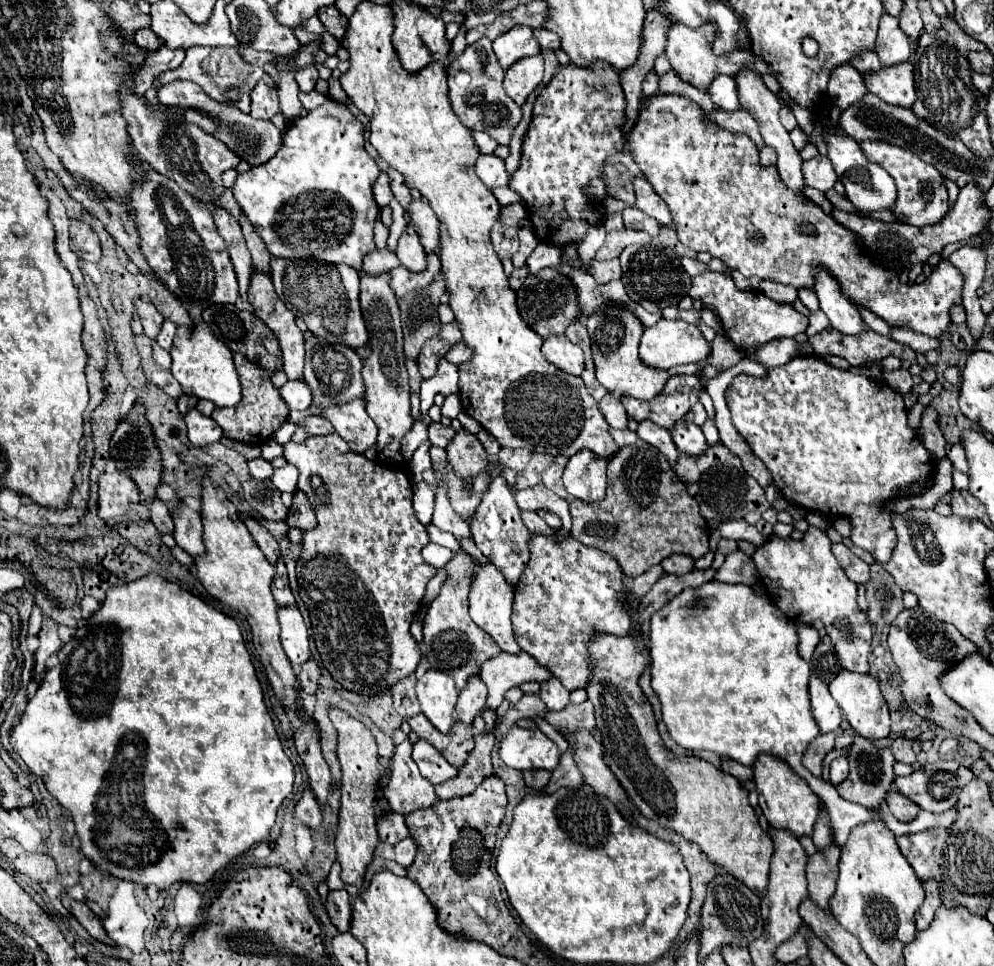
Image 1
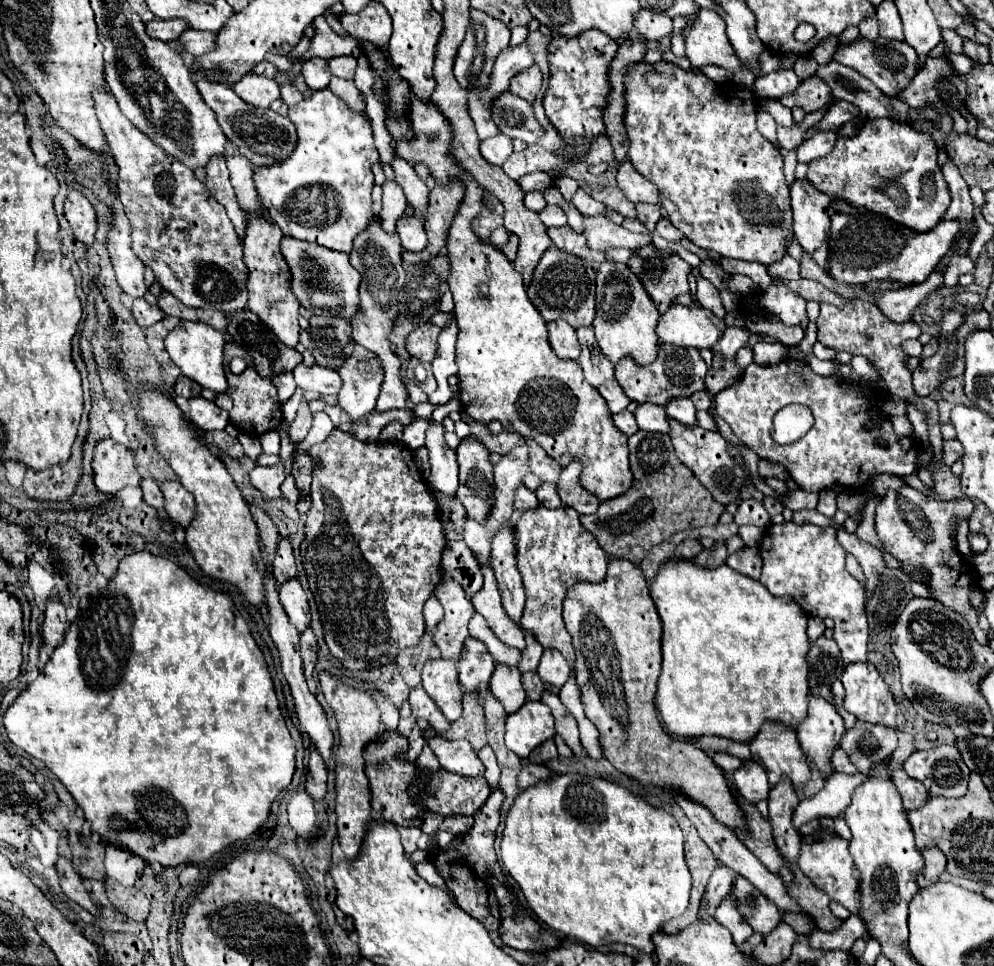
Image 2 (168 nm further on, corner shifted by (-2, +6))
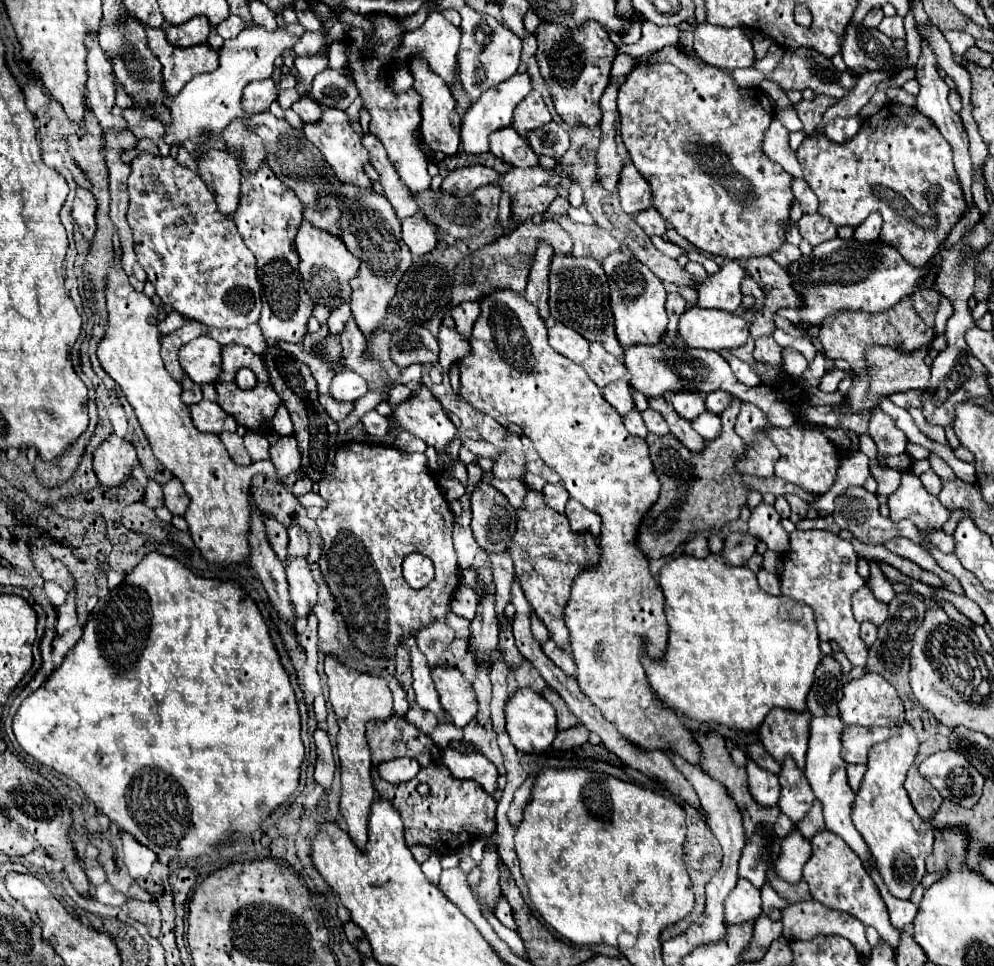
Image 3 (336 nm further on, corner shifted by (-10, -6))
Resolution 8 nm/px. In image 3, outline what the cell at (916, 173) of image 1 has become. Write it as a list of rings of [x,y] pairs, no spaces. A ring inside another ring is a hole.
[[[886,104],[878,114],[862,122],[858,136],[852,142],[848,140],[848,144],[832,144],[824,134],[806,136],[796,150],[796,156],[804,170],[804,180],[818,196],[818,212],[822,216],[830,218],[836,228],[856,228],[868,218],[868,214],[880,212],[884,218],[880,242],[896,248],[904,256],[904,260],[908,260],[908,264],[916,268],[922,268],[936,256],[938,246],[946,240],[950,230],[958,224],[968,208],[964,204],[960,182],[956,180],[952,148],[948,140],[940,136],[934,120],[928,120],[928,116],[912,106]]]

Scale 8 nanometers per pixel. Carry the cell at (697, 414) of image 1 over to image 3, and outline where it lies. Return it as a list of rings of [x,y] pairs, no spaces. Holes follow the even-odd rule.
[[[716,390],[716,392],[710,392],[706,396],[706,408],[708,410],[714,410],[718,414],[724,412],[724,408],[732,402],[732,394],[730,392],[724,392],[724,390]]]

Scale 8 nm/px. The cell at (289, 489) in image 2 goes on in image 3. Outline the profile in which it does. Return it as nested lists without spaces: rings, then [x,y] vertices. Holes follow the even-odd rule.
[[[308,492],[304,496],[298,496],[298,500],[308,508],[308,510],[322,510],[326,506],[326,500],[322,500],[322,496],[318,496],[316,492]]]

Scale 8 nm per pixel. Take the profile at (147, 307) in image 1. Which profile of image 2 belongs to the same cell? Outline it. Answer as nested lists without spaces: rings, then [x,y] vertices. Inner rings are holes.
[[[120,202],[114,204],[114,228],[108,232],[108,252],[112,258],[112,266],[116,270],[116,278],[120,288],[132,298],[144,298],[146,284],[144,284],[144,264],[132,252],[132,238],[130,238],[130,224],[124,216]]]

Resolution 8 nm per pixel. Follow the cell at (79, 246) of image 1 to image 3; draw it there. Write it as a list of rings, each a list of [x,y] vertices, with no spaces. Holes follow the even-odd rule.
[[[78,188],[76,190],[76,198],[74,198],[74,206],[72,206],[72,216],[80,226],[80,232],[84,234],[86,240],[94,238],[96,232],[96,200],[94,194],[88,188]]]

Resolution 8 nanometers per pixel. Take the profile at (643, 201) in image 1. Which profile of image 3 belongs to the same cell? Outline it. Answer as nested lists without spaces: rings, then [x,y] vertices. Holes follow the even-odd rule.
[[[632,162],[624,164],[616,190],[618,190],[620,206],[626,214],[638,214],[640,210],[646,210],[652,204],[648,182],[638,174]]]

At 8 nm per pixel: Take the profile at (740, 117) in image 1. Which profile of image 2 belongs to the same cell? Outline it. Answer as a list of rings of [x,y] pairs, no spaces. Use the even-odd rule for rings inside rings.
[[[758,110],[758,114],[756,114],[756,126],[758,126],[760,134],[762,134],[766,140],[776,142],[776,122],[774,122],[774,118],[772,118],[768,112]]]

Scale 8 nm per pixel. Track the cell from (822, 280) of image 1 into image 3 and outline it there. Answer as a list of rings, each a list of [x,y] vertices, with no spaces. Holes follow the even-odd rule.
[[[806,214],[800,220],[800,234],[812,246],[816,246],[820,242],[836,238],[836,228],[834,228],[834,224],[828,218],[824,218],[820,214]]]

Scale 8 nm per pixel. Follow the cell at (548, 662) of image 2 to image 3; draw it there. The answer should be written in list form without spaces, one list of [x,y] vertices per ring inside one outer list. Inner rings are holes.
[[[546,640],[546,642],[542,644],[542,650],[544,650],[544,654],[546,654],[558,668],[562,668],[568,676],[572,676],[572,674],[576,672],[576,664],[574,664],[572,654],[564,652],[562,648],[558,648],[554,640]]]

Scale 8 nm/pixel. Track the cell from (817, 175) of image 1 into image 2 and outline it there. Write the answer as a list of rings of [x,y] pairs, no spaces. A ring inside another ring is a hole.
[[[836,130],[816,134],[812,140],[798,146],[798,162],[812,162],[828,156],[828,152],[832,152],[834,148],[834,142],[836,142]]]

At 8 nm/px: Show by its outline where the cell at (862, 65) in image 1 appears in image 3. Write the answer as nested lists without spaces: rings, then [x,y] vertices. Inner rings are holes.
[[[876,6],[876,8],[872,8],[872,10],[866,14],[866,18],[864,18],[864,26],[868,26],[868,28],[876,28],[876,26],[880,24],[882,18],[884,18],[884,12],[882,12],[880,6]]]

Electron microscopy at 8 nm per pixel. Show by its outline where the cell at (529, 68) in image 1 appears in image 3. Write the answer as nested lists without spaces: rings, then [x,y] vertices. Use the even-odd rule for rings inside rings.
[[[532,90],[518,106],[514,112],[514,120],[512,120],[512,128],[526,140],[526,134],[552,122],[552,116],[542,100],[542,96]]]

